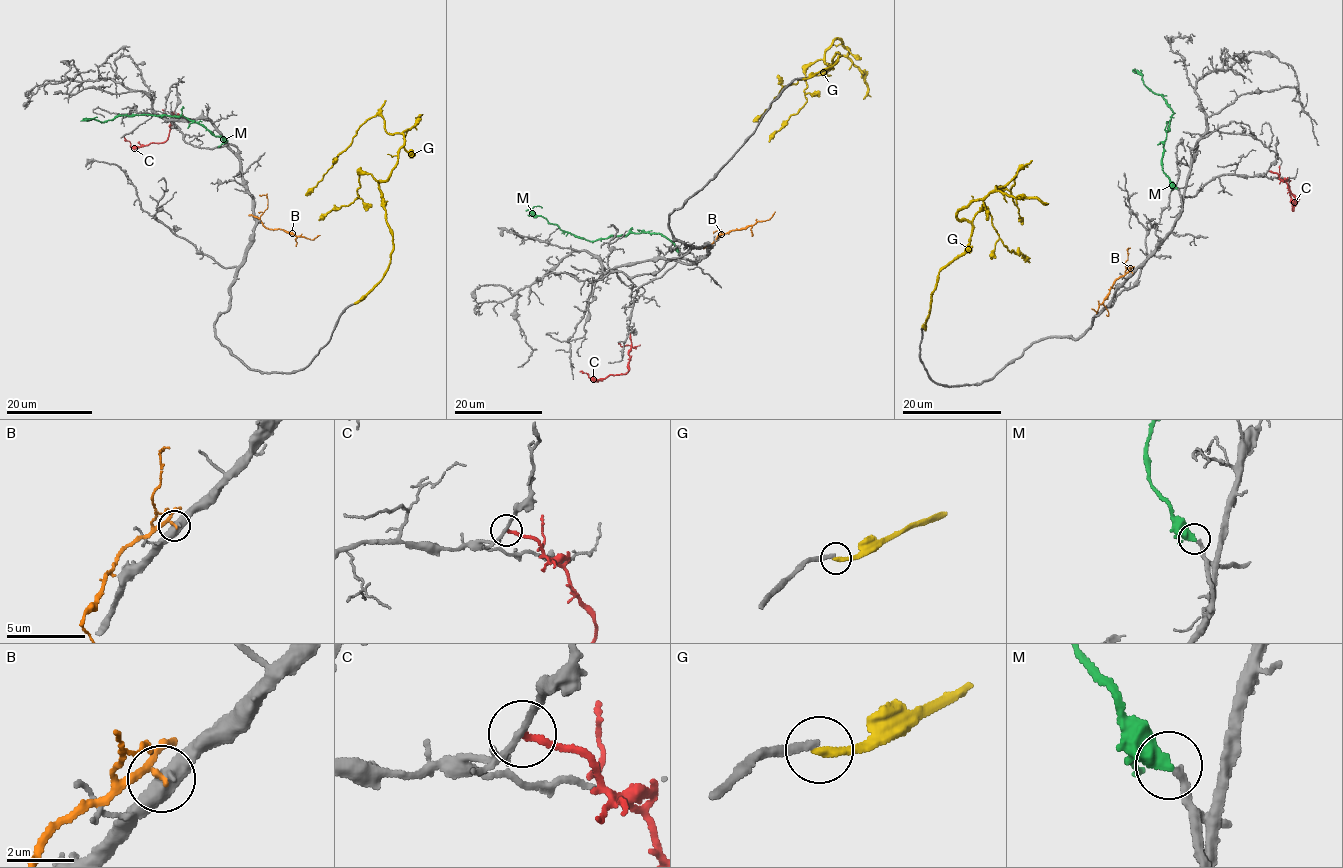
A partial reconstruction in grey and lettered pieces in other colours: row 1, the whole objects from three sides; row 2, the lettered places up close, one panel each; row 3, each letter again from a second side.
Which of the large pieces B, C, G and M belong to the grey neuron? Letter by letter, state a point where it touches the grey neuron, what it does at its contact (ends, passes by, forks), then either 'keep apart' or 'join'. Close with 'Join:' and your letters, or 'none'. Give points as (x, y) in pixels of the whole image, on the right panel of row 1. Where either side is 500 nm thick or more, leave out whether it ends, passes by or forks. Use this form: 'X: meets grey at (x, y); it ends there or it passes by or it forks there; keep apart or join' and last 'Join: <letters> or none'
B: meets grey at (1132, 272); keep apart
C: meets grey at (1268, 170); it ends there; keep apart
G: meets grey at (924, 329); it ends there; keep apart
M: meets grey at (1176, 188); join
Join: M

